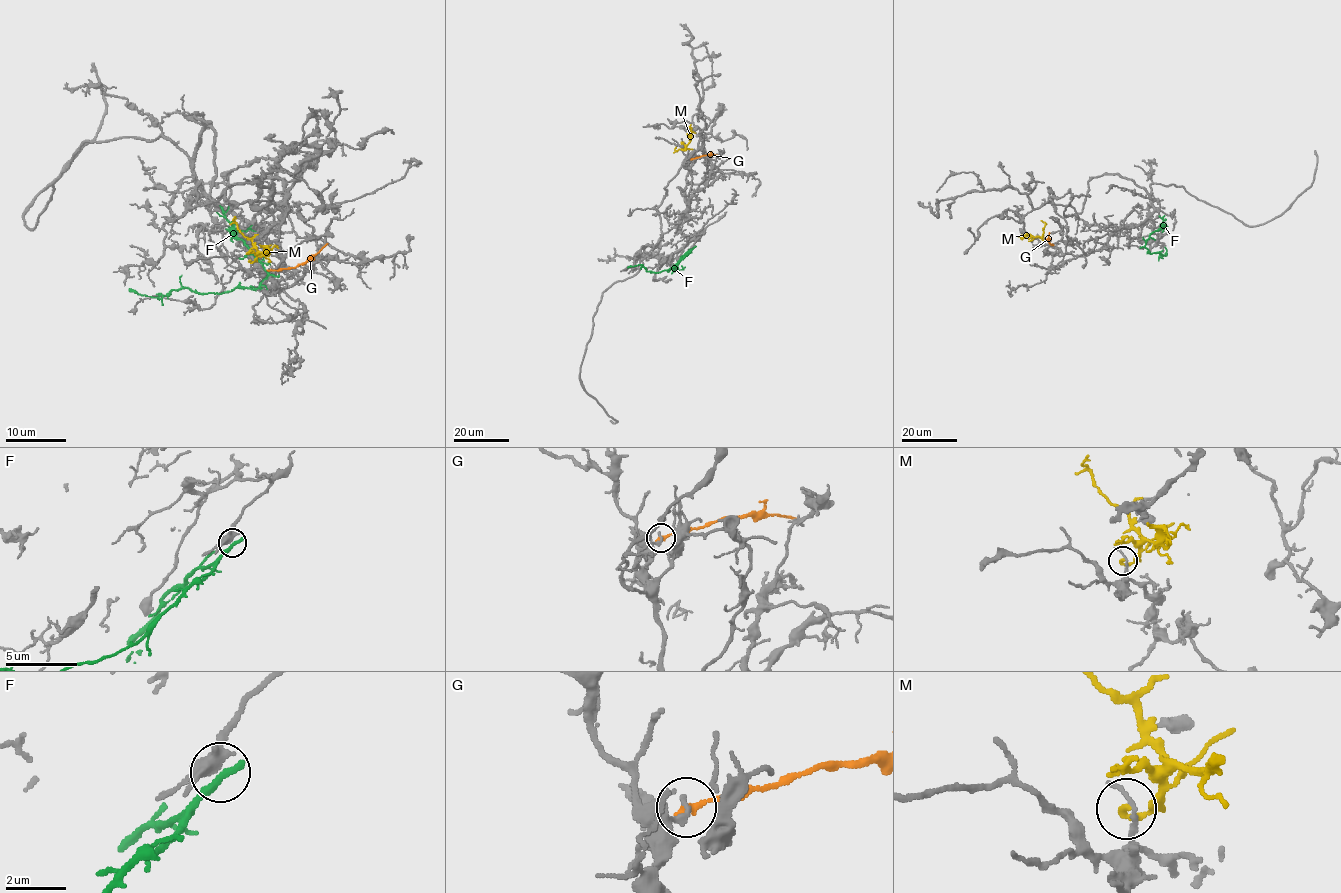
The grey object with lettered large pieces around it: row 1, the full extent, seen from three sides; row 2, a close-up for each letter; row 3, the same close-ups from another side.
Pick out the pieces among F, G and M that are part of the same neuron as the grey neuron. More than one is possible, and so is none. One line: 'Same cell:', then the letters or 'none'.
Same cell: none

